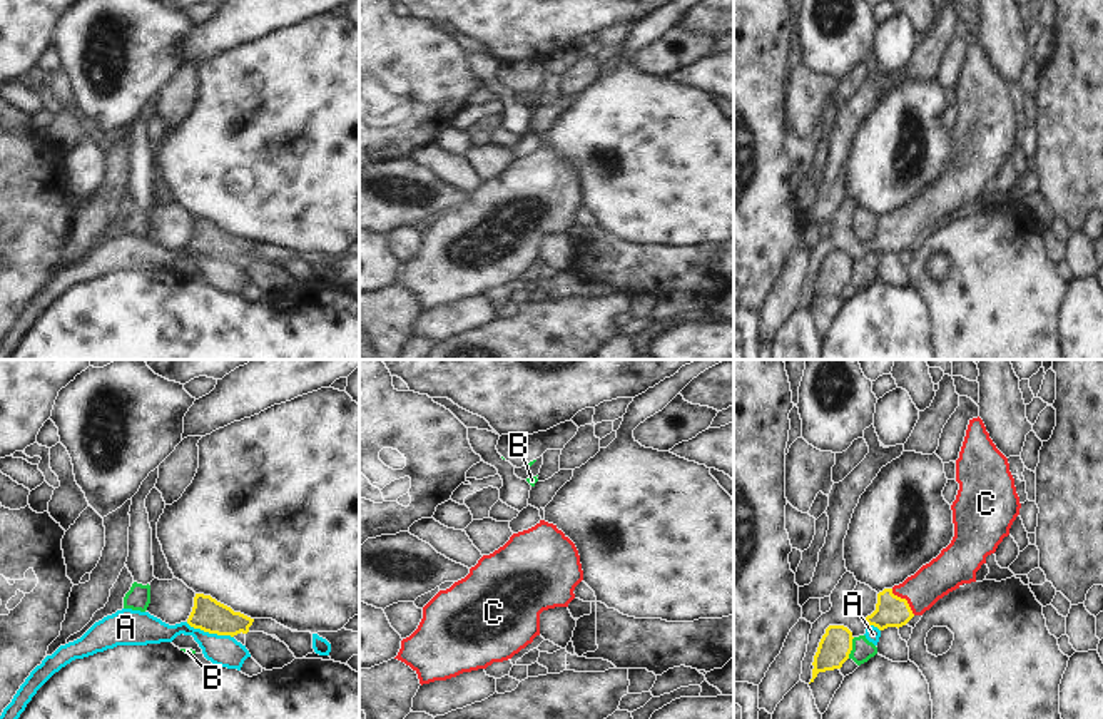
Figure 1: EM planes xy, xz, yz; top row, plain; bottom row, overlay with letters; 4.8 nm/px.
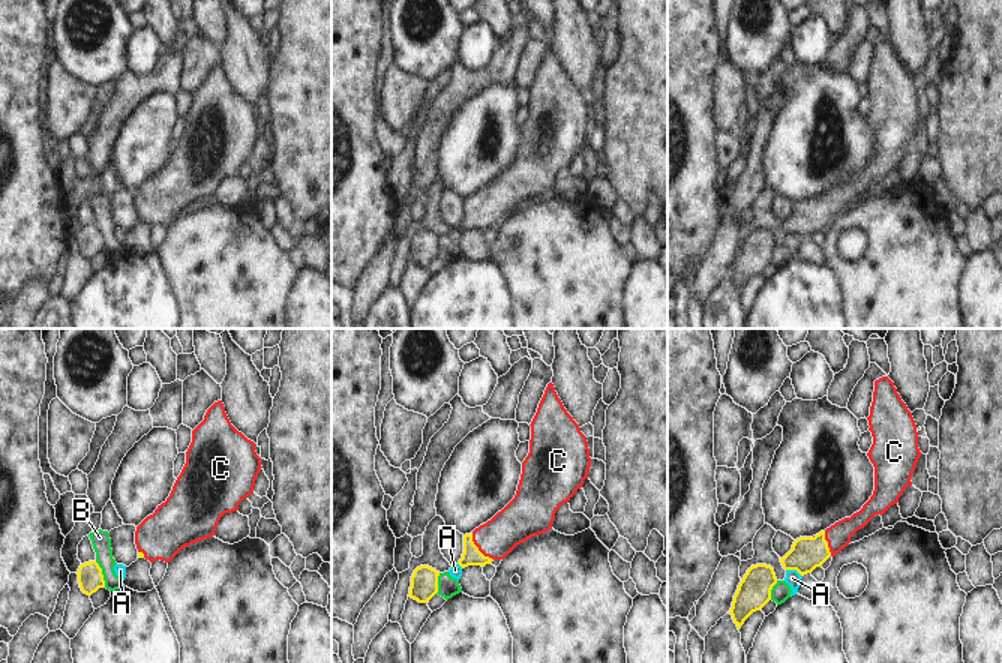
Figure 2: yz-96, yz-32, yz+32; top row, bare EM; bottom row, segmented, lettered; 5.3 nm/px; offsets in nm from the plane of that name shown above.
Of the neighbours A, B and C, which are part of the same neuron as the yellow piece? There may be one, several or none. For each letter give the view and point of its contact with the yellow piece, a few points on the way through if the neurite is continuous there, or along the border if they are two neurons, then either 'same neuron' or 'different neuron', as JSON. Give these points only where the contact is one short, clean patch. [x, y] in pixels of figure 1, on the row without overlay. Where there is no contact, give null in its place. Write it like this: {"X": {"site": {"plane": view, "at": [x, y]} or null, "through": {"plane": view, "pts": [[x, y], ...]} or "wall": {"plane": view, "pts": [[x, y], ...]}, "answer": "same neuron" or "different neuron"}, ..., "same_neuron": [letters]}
{"A": {"site": {"plane": "xy", "at": [209, 258]}, "answer": "different neuron"}, "B": {"site": {"plane": "yz", "at": [851, 273]}, "answer": "different neuron"}, "C": {"site": {"plane": "yz", "at": [904, 224]}, "through": {"plane": "yz", "pts": [[891, 236], [904, 224], [913, 223], [948, 196]]}, "answer": "same neuron"}, "same_neuron": ["C"]}

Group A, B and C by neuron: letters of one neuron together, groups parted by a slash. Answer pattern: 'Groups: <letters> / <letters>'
Groups: A / B / C

